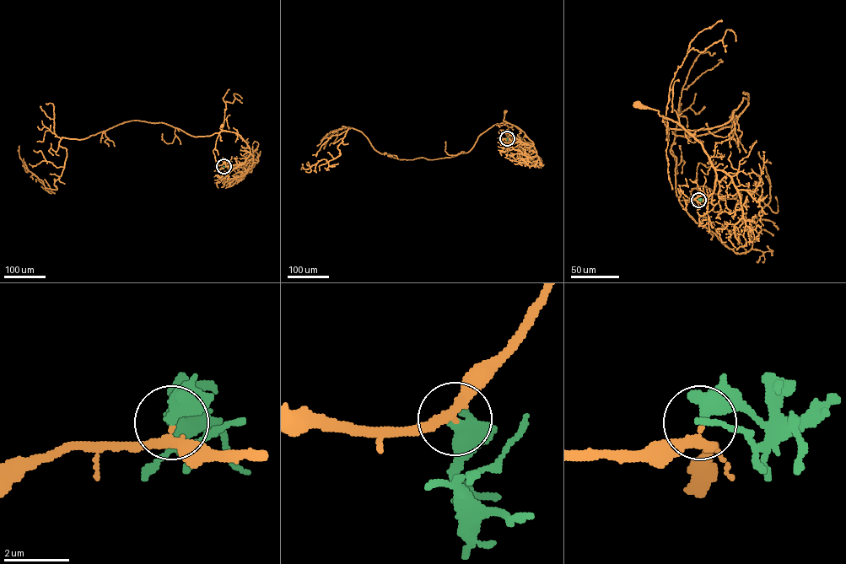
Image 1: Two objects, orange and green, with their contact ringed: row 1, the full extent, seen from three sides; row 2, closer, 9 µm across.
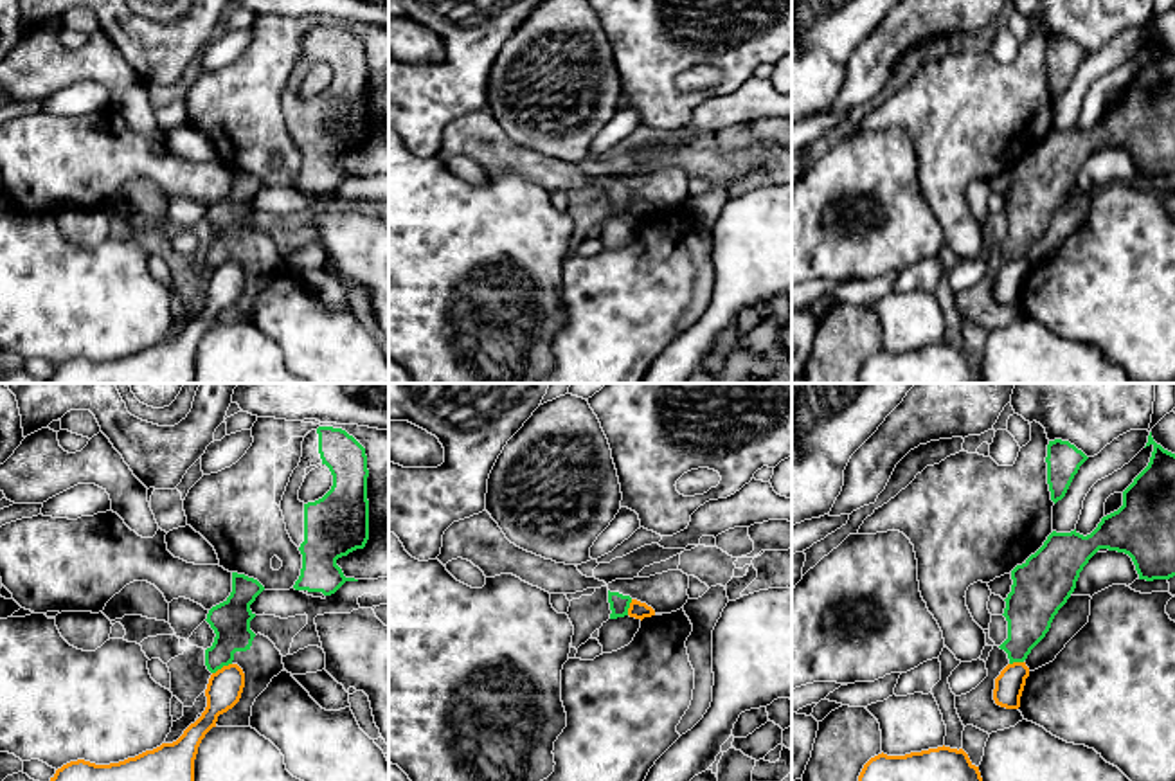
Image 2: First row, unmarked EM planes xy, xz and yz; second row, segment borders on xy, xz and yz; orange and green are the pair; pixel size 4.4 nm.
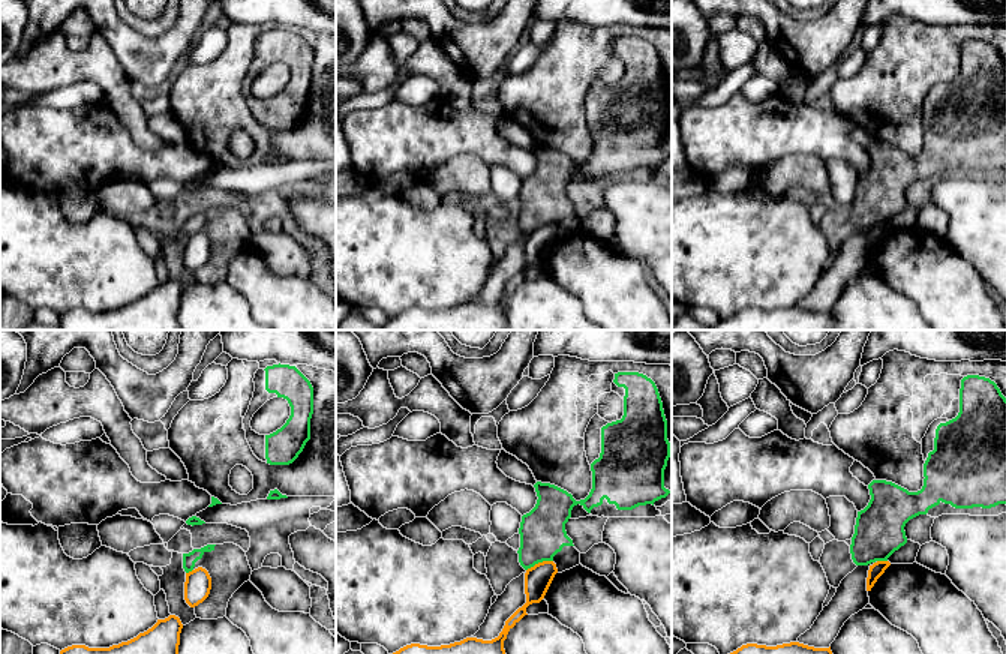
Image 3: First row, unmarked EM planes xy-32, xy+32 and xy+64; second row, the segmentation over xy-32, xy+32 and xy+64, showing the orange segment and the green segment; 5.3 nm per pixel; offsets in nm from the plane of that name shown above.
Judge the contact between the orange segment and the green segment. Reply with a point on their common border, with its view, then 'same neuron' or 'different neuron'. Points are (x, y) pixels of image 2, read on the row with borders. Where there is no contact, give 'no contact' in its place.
contact xy (224, 666); different neuron

